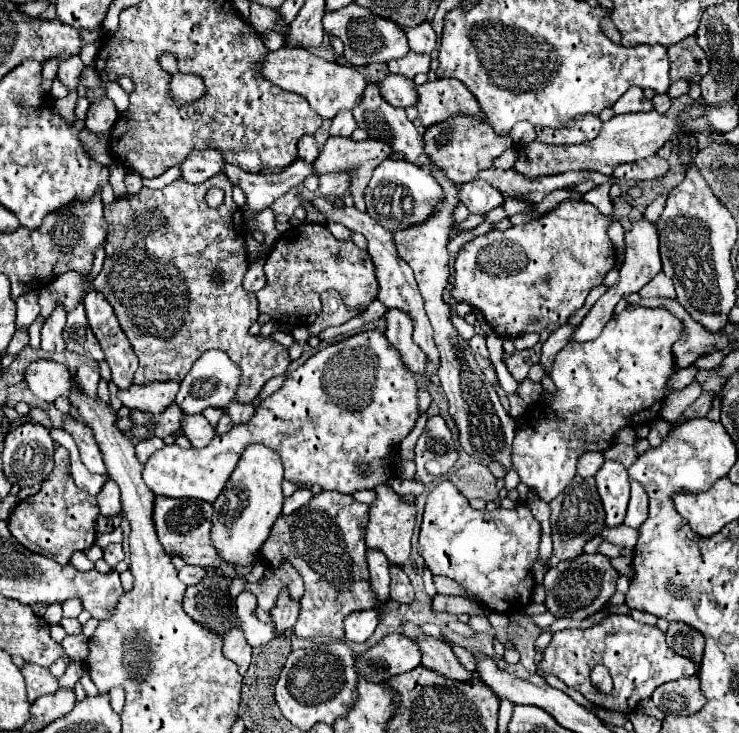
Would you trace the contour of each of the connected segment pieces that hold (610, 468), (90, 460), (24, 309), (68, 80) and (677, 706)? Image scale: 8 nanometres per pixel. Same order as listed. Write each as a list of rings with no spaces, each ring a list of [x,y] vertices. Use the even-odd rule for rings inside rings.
[[[606,461],[602,469],[596,473],[596,487],[604,505],[606,527],[618,527],[624,521],[630,499],[628,471],[622,463]]]
[[[66,419],[64,423],[64,429],[72,433],[78,449],[80,449],[80,455],[82,455],[82,461],[86,465],[88,471],[92,473],[98,473],[98,475],[106,475],[106,465],[104,465],[104,459],[102,459],[102,451],[92,435],[92,429],[86,425],[86,423],[80,423],[76,419]]]
[[[36,291],[22,295],[16,299],[16,329],[28,329],[40,313],[40,307],[36,307]]]
[[[76,55],[72,59],[66,59],[64,63],[60,63],[60,71],[58,71],[58,79],[60,83],[68,89],[68,91],[76,91],[80,85],[80,73],[84,69],[82,59]]]
[[[684,677],[658,687],[652,695],[654,705],[664,715],[694,715],[706,705],[706,697],[700,693],[698,677]]]

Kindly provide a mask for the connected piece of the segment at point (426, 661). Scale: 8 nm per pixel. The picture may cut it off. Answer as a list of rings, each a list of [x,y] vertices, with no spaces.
[[[404,623],[404,633],[410,637],[416,637],[420,641],[420,649],[422,649],[422,665],[436,671],[438,675],[452,679],[452,681],[470,681],[474,679],[474,675],[470,671],[466,671],[460,661],[456,659],[456,655],[452,653],[452,649],[436,639],[426,635],[418,625],[414,623]]]

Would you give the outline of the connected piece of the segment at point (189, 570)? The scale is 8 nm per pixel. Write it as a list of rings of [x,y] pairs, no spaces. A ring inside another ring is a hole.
[[[186,564],[179,570],[178,576],[187,586],[194,586],[205,576],[205,569],[200,566]]]

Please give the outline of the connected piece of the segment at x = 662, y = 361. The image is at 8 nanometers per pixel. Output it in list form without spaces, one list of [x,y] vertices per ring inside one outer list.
[[[628,305],[620,315],[612,317],[612,319],[606,323],[602,335],[598,335],[594,341],[584,341],[584,343],[570,341],[570,343],[556,355],[554,365],[552,365],[552,369],[550,369],[550,379],[554,381],[556,391],[552,393],[552,401],[546,405],[546,411],[548,411],[548,413],[542,415],[542,407],[532,407],[532,409],[528,411],[528,415],[526,415],[526,427],[522,427],[522,429],[516,431],[514,447],[512,447],[512,465],[516,467],[516,471],[518,471],[518,475],[520,475],[520,481],[522,481],[524,485],[528,485],[530,489],[536,489],[536,493],[538,493],[538,497],[540,497],[542,501],[548,501],[548,503],[550,503],[554,497],[558,497],[558,495],[572,483],[572,479],[574,479],[574,475],[576,475],[576,463],[578,463],[578,459],[582,457],[582,453],[586,453],[586,451],[606,451],[606,449],[610,449],[612,445],[616,445],[616,433],[618,433],[620,429],[630,427],[630,425],[634,425],[634,423],[646,423],[646,421],[656,421],[656,419],[660,419],[662,401],[664,401],[666,395],[670,393],[670,389],[668,389],[668,379],[676,373],[676,363],[674,363],[674,357],[672,357],[672,345],[676,343],[680,335],[682,335],[682,323],[680,323],[674,315],[670,315],[670,311],[666,311],[664,307],[654,307],[654,309],[650,309],[650,307],[640,307],[640,305]]]

